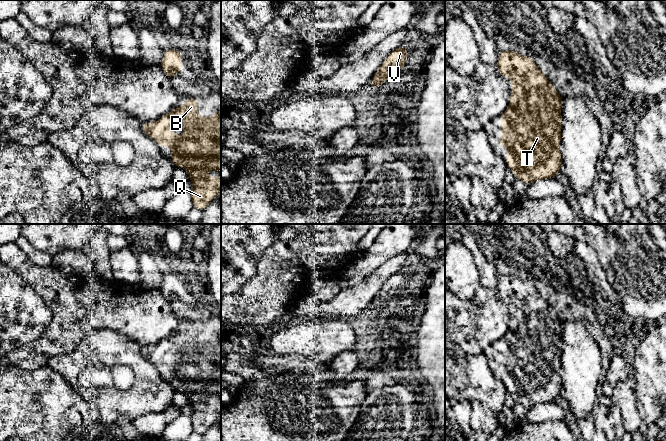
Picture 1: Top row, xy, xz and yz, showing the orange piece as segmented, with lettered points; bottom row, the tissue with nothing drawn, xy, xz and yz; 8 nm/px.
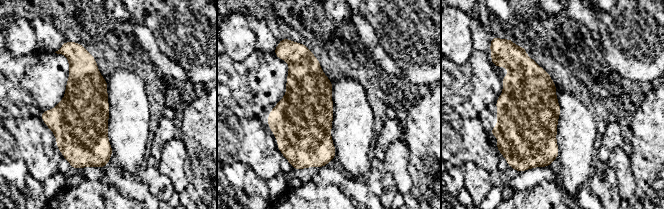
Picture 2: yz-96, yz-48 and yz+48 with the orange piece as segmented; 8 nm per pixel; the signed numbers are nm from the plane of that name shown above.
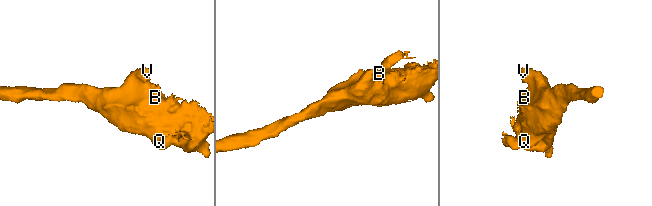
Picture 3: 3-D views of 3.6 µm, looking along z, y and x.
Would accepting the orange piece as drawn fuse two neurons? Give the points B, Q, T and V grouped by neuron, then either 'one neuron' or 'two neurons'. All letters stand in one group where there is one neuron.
groups B Q T V; one neuron

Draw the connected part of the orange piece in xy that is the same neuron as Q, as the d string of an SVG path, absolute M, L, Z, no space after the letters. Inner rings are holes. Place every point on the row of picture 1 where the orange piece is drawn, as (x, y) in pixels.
M195 97L185 100L183 106L178 106L177 108L171 110L169 113L163 115L160 120L152 121L142 124L142 131L149 135L149 137L159 144L159 147L167 146L173 152L169 159L173 162L175 167L182 167L188 171L189 180L193 183L193 190L191 192L193 207L204 211L211 201L217 196L221 191L221 177L207 177L206 171L216 169L221 172L221 138L218 136L218 128L221 127L221 109L214 113L213 117L200 118L198 115L198 99ZM182 113L186 114L186 120L183 122L183 129L185 134L180 138L176 133L175 136L170 134L173 131L178 131L180 129L174 129L172 127L172 122L176 120L178 116Z

